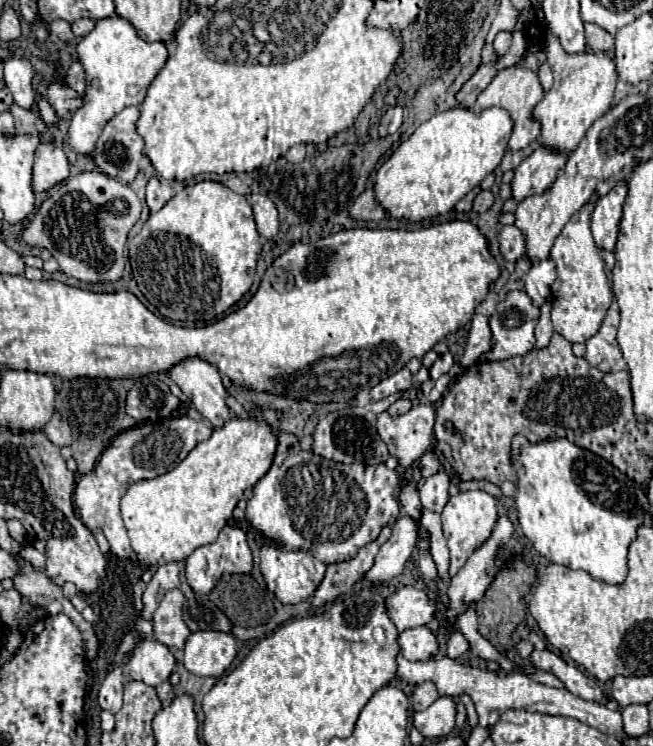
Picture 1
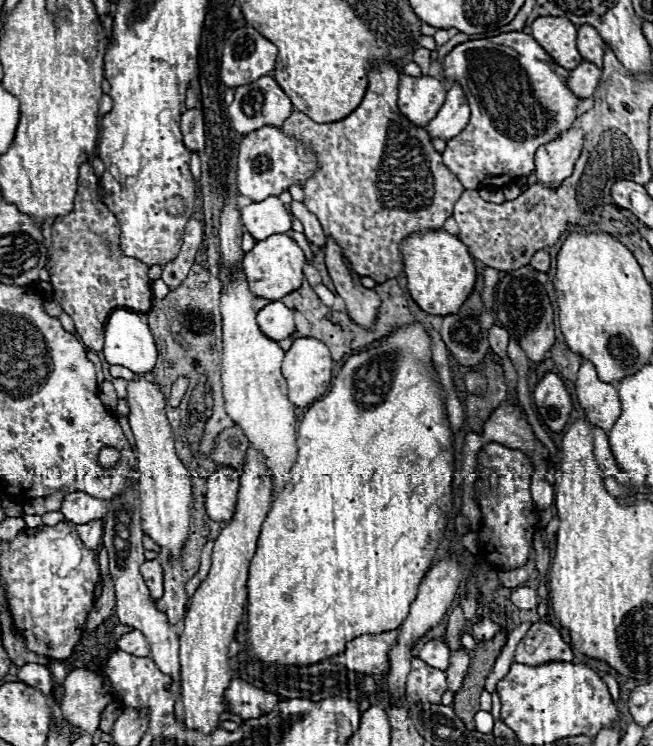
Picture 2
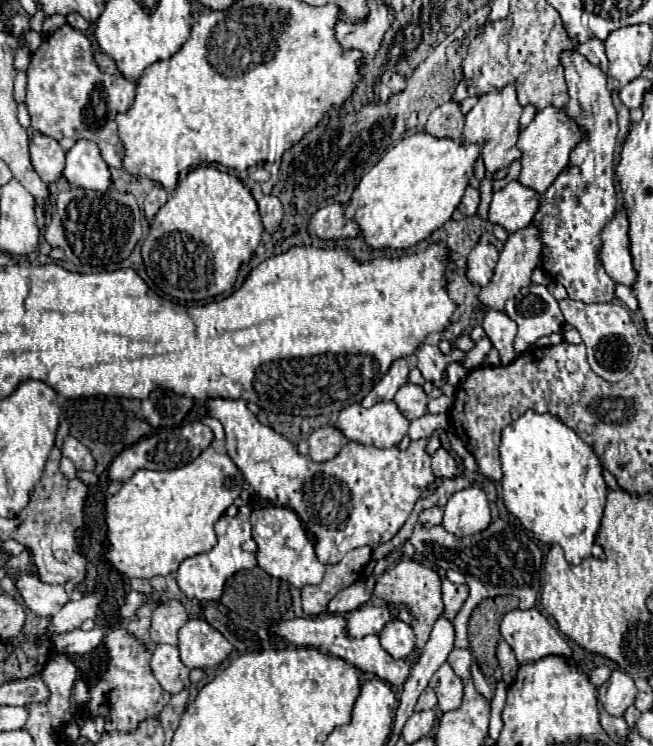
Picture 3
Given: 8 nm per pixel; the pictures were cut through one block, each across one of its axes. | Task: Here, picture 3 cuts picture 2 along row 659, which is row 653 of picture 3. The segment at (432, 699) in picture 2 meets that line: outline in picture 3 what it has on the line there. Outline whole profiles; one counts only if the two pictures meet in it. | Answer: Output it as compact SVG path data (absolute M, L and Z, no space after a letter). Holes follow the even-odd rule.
M402 558L398 560L390 570L386 570L376 586L374 586L374 594L390 604L406 604L410 608L410 614L414 618L412 628L416 634L416 652L412 652L410 660L416 660L420 654L420 648L426 644L430 630L436 622L436 618L444 612L444 604L442 604L442 592L440 592L440 578L436 574L434 568L430 568L428 564L416 562L412 558Z

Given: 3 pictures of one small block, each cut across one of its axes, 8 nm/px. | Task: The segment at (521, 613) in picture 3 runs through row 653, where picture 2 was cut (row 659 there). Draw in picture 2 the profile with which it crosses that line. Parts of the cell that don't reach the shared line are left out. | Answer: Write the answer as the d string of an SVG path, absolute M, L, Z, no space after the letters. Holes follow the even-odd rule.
M548 622L532 624L532 628L514 650L514 662L530 666L542 666L548 662L572 662L572 658L574 652L570 644L566 644L560 632Z

